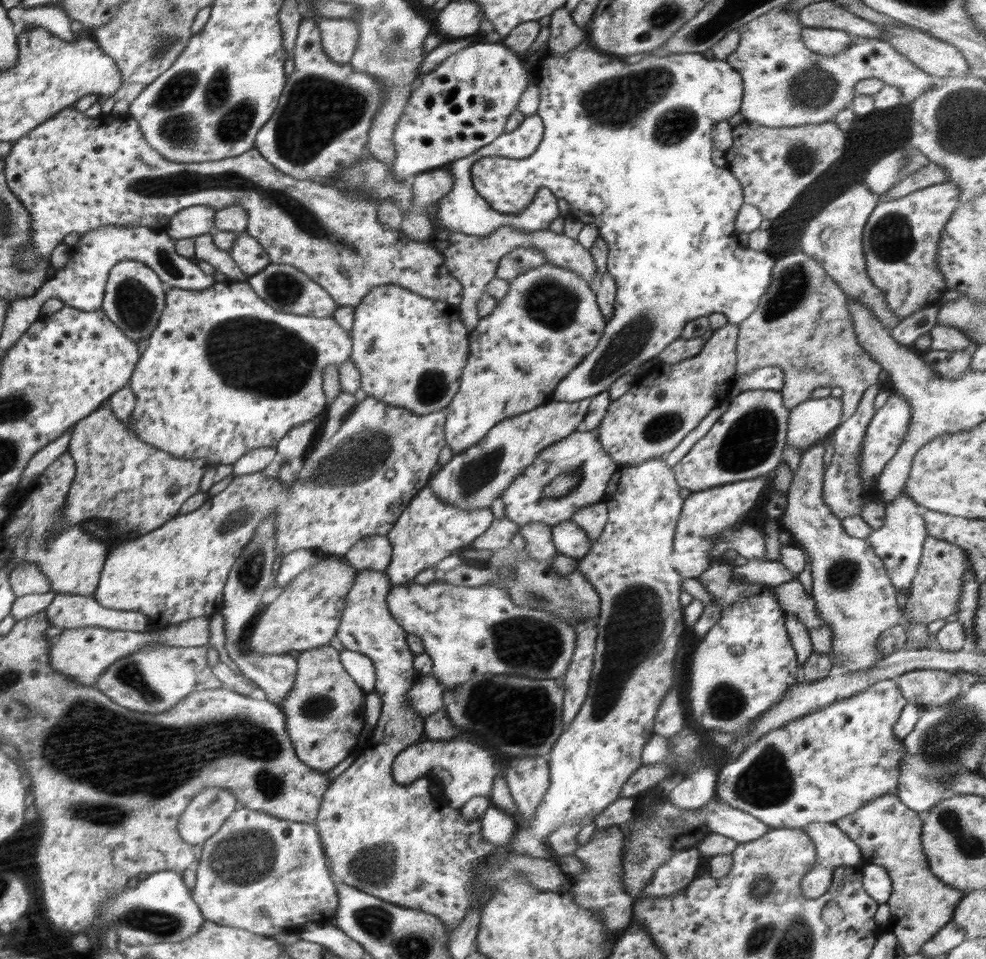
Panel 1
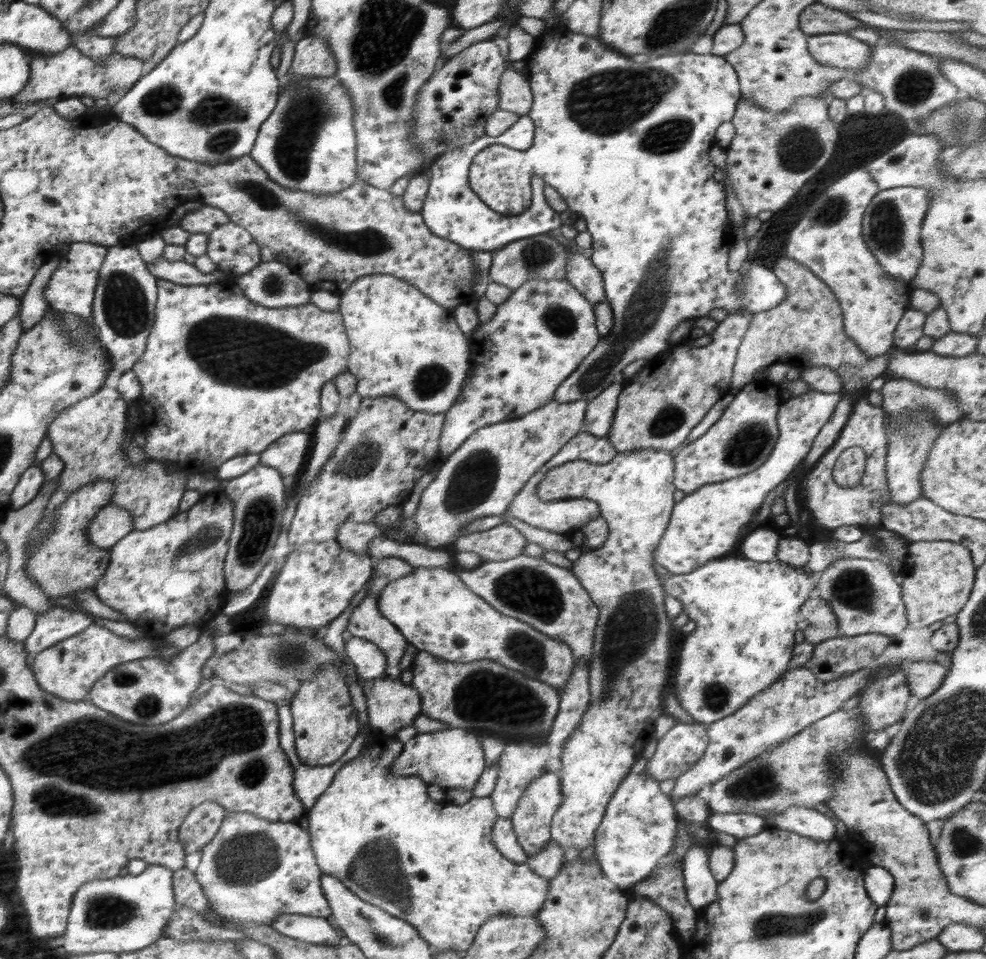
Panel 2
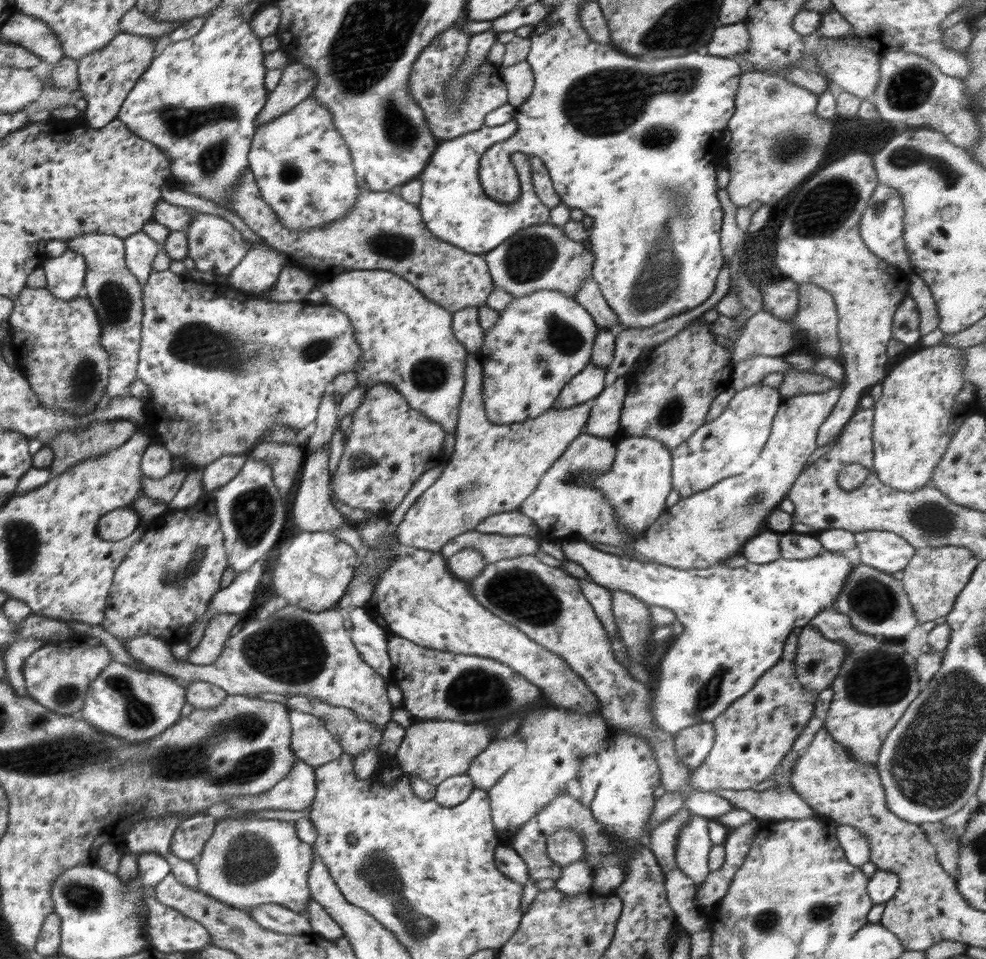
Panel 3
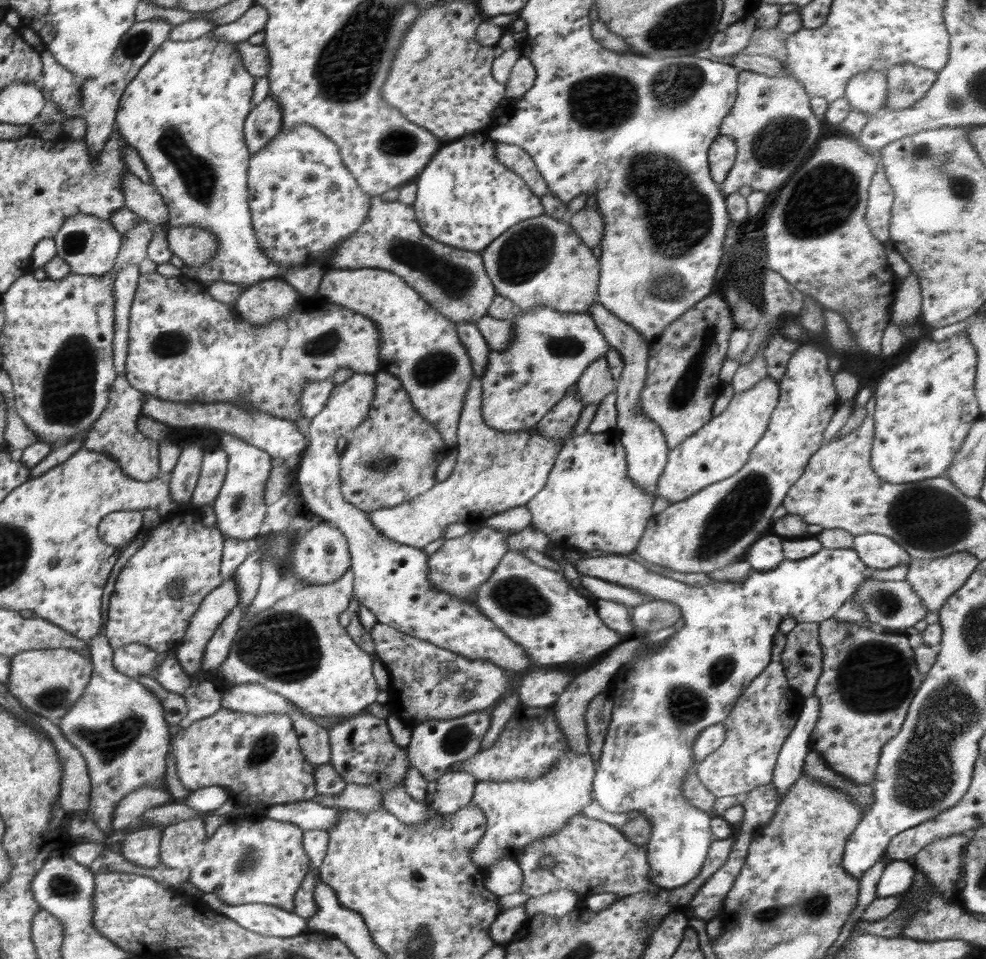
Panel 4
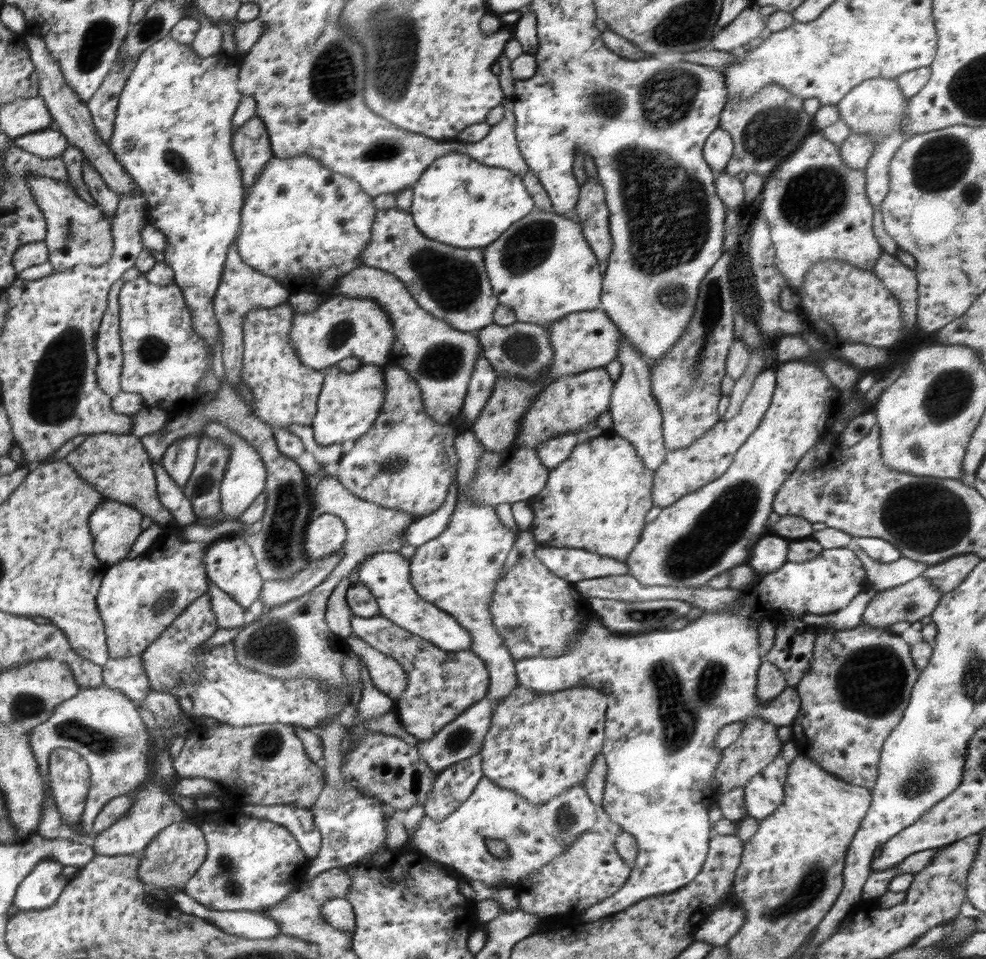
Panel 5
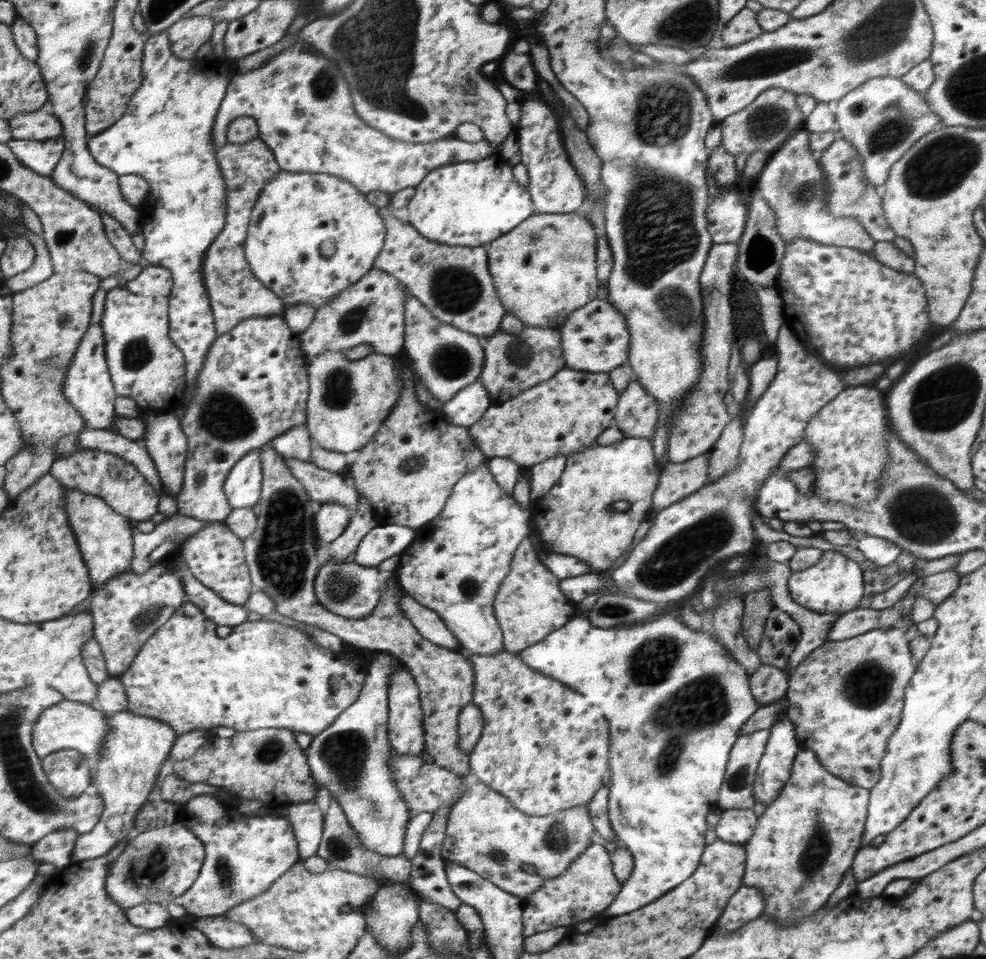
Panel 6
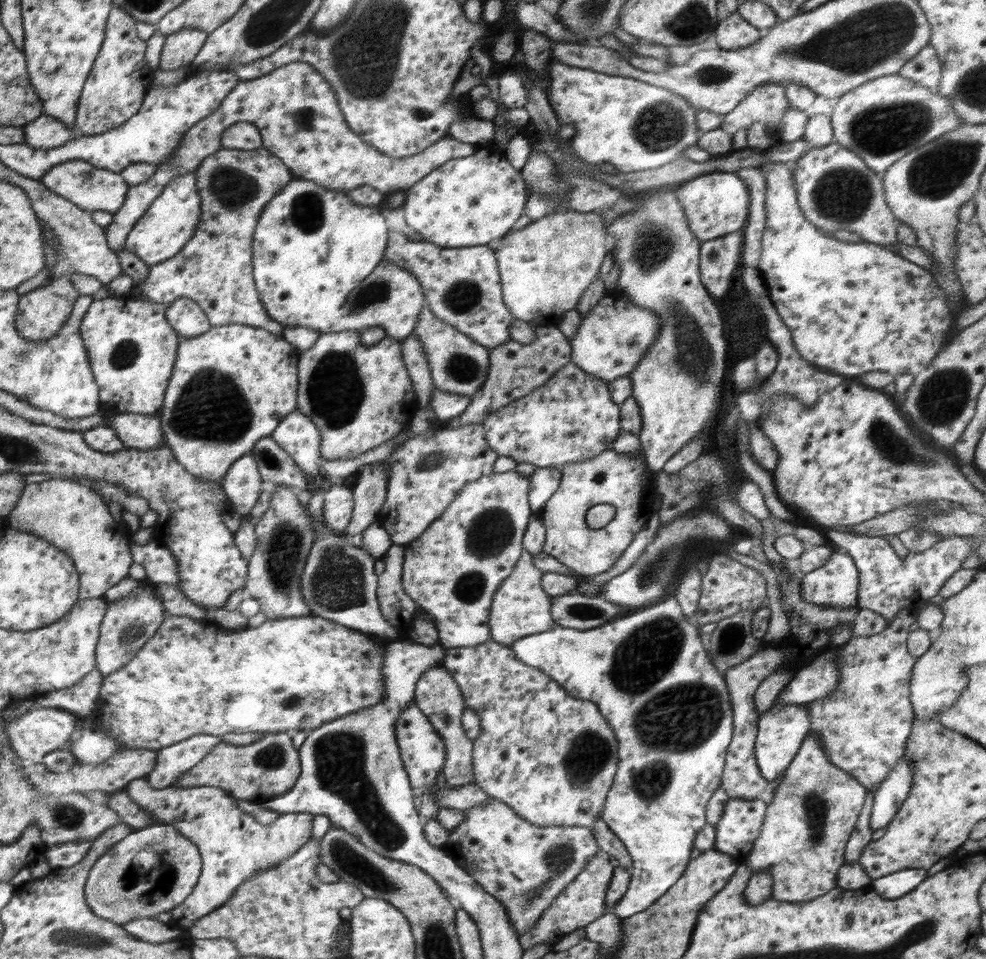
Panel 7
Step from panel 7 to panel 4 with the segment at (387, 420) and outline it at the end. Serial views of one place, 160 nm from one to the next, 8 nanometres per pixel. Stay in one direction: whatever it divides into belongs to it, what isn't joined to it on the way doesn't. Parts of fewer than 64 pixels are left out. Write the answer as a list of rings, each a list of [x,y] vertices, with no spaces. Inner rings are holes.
[[[353,373],[353,375],[346,381],[340,384],[335,385],[334,390],[330,393],[328,400],[325,402],[325,407],[316,415],[314,418],[309,419],[309,432],[308,432],[308,445],[307,448],[302,452],[300,461],[297,464],[295,480],[297,481],[298,488],[300,491],[300,498],[304,500],[305,510],[309,511],[309,515],[315,517],[316,519],[326,521],[329,524],[332,524],[338,530],[341,530],[347,538],[348,550],[351,555],[351,570],[353,572],[353,596],[356,600],[361,604],[361,606],[365,606],[368,610],[376,616],[377,623],[384,624],[386,626],[392,626],[394,630],[400,630],[401,633],[412,635],[414,638],[419,638],[423,641],[431,642],[436,646],[440,646],[440,648],[445,648],[446,650],[451,650],[452,652],[461,654],[462,656],[468,657],[470,659],[484,659],[487,661],[492,661],[496,663],[498,666],[501,666],[504,669],[514,670],[518,672],[525,671],[534,665],[540,666],[534,662],[526,653],[525,648],[512,642],[509,639],[509,636],[506,636],[504,632],[500,631],[490,619],[488,619],[474,604],[472,601],[468,601],[466,598],[457,598],[454,595],[448,595],[448,593],[440,593],[438,588],[432,587],[430,585],[430,581],[428,581],[428,560],[430,560],[430,555],[426,555],[424,551],[418,548],[414,548],[413,546],[406,546],[405,544],[398,544],[389,538],[383,536],[383,534],[379,533],[379,530],[370,522],[368,515],[366,512],[357,509],[353,504],[346,502],[343,499],[341,493],[341,480],[340,480],[340,467],[339,467],[339,459],[336,454],[337,450],[337,440],[341,436],[345,436],[345,434],[351,433],[353,430],[356,430],[358,426],[360,426],[361,422],[364,422],[366,418],[368,418],[372,403],[374,402],[376,390],[376,381],[375,381],[375,373]]]

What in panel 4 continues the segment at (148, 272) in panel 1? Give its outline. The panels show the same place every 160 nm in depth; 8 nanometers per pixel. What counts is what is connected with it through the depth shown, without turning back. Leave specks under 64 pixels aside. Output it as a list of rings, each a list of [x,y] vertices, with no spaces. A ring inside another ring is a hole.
[[[90,214],[72,216],[64,221],[62,228],[53,237],[58,256],[71,266],[74,274],[100,276],[109,273],[115,266],[120,247],[122,246],[122,235],[104,219],[94,218]],[[125,374],[117,376],[110,392],[110,404],[99,420],[87,431],[82,448],[90,452],[109,454],[126,476],[148,482],[159,478],[161,472],[158,462],[159,442],[144,436],[137,429],[136,421],[142,413],[144,401],[144,393],[131,385]]]

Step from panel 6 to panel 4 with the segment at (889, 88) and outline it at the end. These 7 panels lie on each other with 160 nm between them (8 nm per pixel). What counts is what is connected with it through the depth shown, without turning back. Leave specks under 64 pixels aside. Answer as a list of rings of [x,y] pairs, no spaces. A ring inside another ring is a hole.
[[[872,69],[852,76],[846,86],[845,96],[852,109],[873,119],[885,111],[886,92],[886,74]],[[878,169],[868,189],[865,218],[872,234],[882,243],[889,240],[893,200],[894,191],[887,181],[884,169]]]

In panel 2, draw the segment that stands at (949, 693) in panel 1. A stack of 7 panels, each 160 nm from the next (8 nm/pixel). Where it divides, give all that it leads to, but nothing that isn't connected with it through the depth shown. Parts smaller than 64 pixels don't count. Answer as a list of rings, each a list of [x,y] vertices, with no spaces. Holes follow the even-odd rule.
[[[917,661],[906,666],[902,672],[910,688],[911,696],[907,702],[907,710],[910,710],[920,699],[928,698],[942,686],[948,667],[940,661]]]

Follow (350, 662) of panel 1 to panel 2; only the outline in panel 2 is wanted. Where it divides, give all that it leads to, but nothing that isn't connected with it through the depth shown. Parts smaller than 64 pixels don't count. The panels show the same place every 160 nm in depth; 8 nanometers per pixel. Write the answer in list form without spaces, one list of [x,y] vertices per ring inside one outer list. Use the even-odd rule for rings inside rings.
[[[352,637],[345,641],[345,652],[355,664],[362,682],[382,677],[387,669],[386,655],[370,639]]]

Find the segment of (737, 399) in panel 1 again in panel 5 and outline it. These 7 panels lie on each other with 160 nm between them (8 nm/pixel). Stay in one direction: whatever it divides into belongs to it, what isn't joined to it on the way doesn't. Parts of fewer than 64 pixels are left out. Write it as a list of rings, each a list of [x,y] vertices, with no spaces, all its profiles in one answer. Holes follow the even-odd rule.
[[[768,366],[754,379],[752,388],[742,403],[740,412],[730,420],[719,420],[702,438],[688,448],[667,451],[664,462],[655,468],[651,497],[653,506],[661,509],[674,504],[679,498],[701,489],[716,480],[730,466],[736,451],[756,430],[764,416],[775,389],[775,373],[778,370]]]

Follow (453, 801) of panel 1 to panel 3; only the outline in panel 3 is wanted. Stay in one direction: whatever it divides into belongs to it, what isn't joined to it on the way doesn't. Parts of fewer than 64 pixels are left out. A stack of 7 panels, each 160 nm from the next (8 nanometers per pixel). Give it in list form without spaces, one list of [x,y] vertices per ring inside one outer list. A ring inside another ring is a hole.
[[[415,721],[407,729],[402,743],[393,756],[404,774],[414,774],[436,785],[449,776],[467,774],[470,763],[490,743],[491,733],[486,722]]]

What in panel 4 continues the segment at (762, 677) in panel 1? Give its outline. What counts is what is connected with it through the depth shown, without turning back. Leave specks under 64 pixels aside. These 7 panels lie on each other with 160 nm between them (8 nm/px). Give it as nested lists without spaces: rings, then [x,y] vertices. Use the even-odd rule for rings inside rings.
[[[866,533],[854,537],[852,549],[822,547],[809,558],[796,561],[785,559],[772,570],[751,570],[742,583],[711,581],[704,587],[688,585],[651,572],[625,555],[588,556],[582,551],[566,550],[564,558],[580,575],[586,574],[591,578],[600,578],[636,590],[649,600],[668,599],[681,604],[684,627],[669,636],[660,646],[648,647],[646,644],[621,666],[605,691],[614,706],[591,792],[592,800],[596,800],[608,812],[640,815],[649,820],[652,833],[645,845],[649,880],[664,889],[684,886],[698,876],[714,841],[710,832],[712,815],[692,806],[681,791],[687,772],[699,765],[693,755],[693,744],[698,735],[705,728],[723,722],[750,682],[768,666],[770,659],[780,660],[782,666],[780,656],[786,646],[785,628],[789,624],[808,621],[819,624],[830,619],[866,581],[867,568],[886,570],[898,564],[910,564],[910,556],[892,538],[883,534]]]

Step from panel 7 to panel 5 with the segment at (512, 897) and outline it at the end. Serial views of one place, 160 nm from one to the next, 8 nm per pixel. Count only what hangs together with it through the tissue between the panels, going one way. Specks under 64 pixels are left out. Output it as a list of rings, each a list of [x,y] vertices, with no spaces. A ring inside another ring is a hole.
[[[483,776],[472,794],[444,820],[432,820],[429,816],[424,815],[412,838],[416,843],[416,849],[425,853],[427,858],[445,864],[450,870],[468,879],[477,880],[490,886],[499,886],[505,882],[510,882],[514,886],[524,877],[566,852],[582,833],[591,830],[595,824],[597,809],[597,806],[586,794],[582,782],[575,784],[560,796],[555,796],[544,804],[532,804],[513,790],[500,788],[495,782],[489,781]],[[490,838],[502,840],[506,844],[508,854],[510,854],[508,859],[503,861],[488,852],[486,840],[490,840]]]

